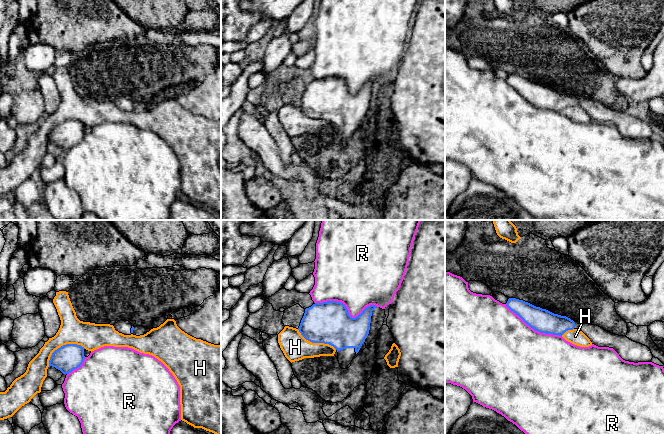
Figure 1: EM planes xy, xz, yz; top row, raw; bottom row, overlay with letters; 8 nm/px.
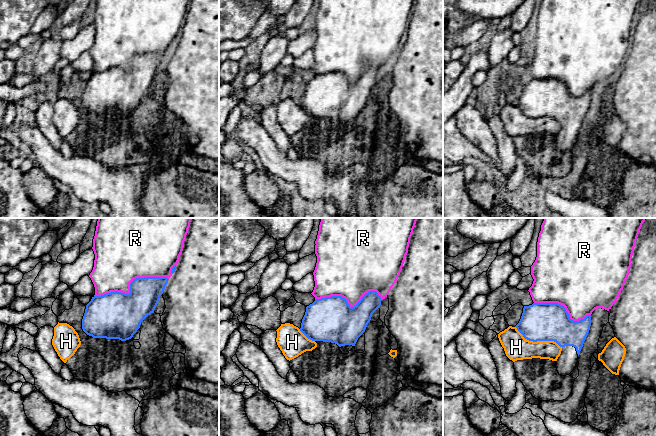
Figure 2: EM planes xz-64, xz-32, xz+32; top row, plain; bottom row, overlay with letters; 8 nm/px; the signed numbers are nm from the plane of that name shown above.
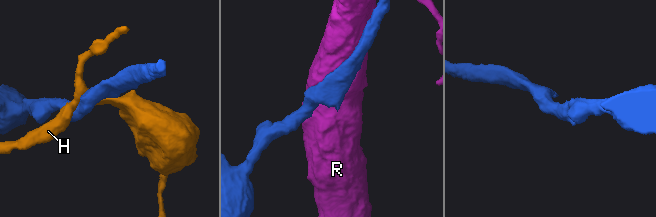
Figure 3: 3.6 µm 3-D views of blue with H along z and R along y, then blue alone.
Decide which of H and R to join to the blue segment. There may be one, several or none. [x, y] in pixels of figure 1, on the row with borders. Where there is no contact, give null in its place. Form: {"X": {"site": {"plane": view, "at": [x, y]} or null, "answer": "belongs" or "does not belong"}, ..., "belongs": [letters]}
{"H": {"site": {"plane": "xy", "at": [63, 345]}, "answer": "does not belong"}, "R": {"site": {"plane": "xz", "at": [346, 309]}, "answer": "does not belong"}, "belongs": []}

